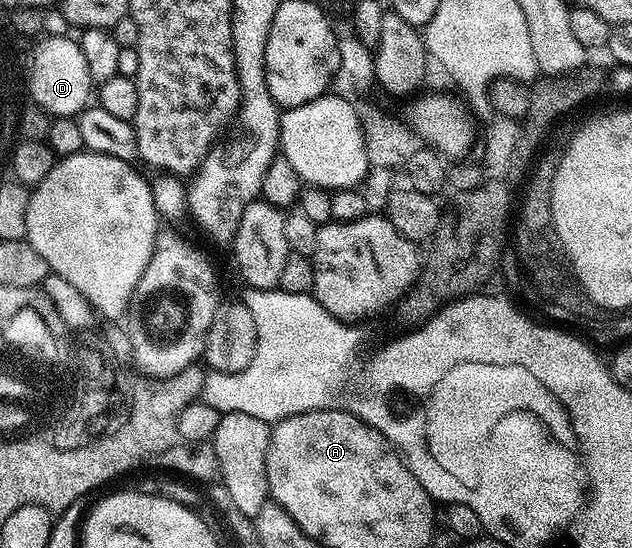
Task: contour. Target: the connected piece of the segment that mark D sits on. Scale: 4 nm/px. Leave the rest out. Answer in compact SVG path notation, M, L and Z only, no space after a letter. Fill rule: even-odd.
M44 36L35 43L35 46L36 51L32 54L32 62L30 61L34 99L40 99L41 108L49 116L71 118L79 115L80 111L89 105L94 94L90 68L86 68L86 60L82 56L79 41L72 36L63 38Z

